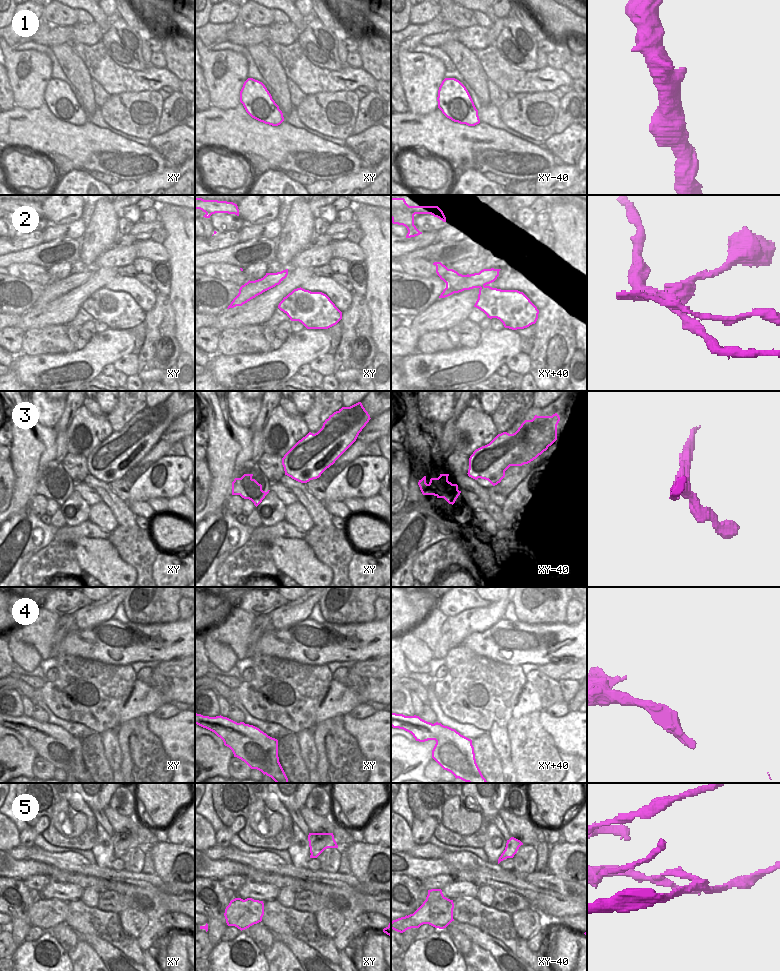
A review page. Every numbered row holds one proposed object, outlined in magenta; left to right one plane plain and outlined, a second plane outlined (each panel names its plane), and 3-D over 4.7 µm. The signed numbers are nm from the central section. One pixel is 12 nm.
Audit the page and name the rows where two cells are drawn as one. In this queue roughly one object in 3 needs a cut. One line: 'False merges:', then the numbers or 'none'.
False merges: 2, 3, 5.

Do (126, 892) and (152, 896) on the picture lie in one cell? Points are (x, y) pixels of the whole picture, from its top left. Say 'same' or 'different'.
same

